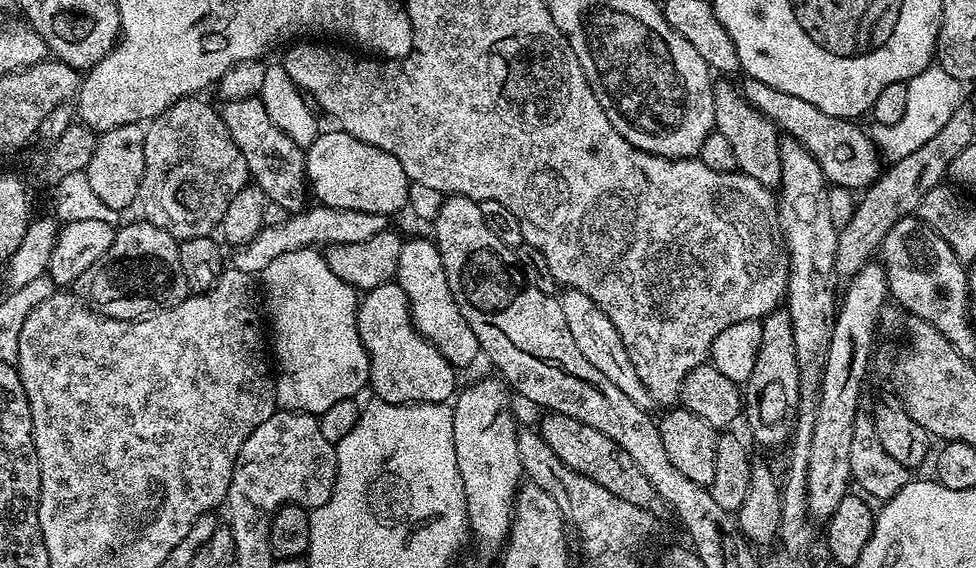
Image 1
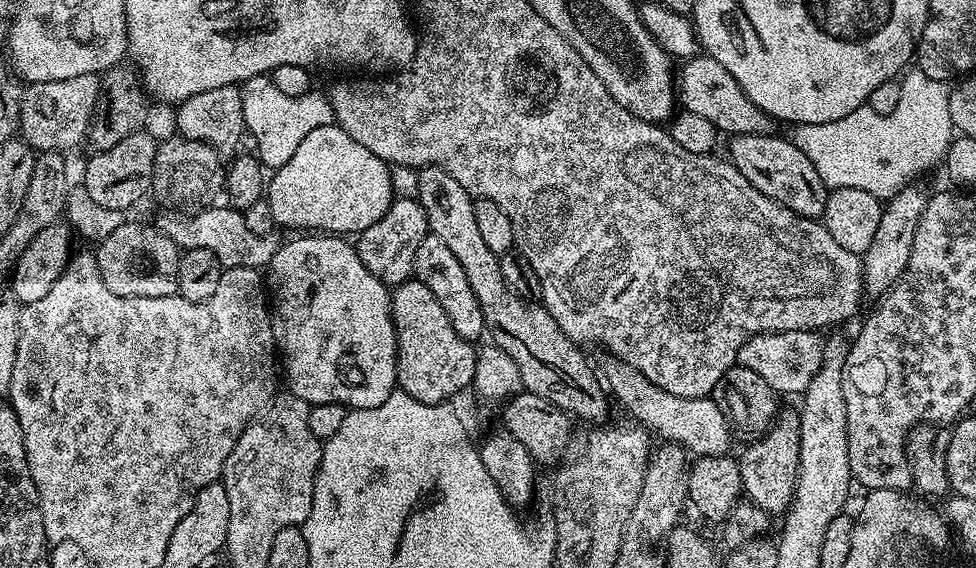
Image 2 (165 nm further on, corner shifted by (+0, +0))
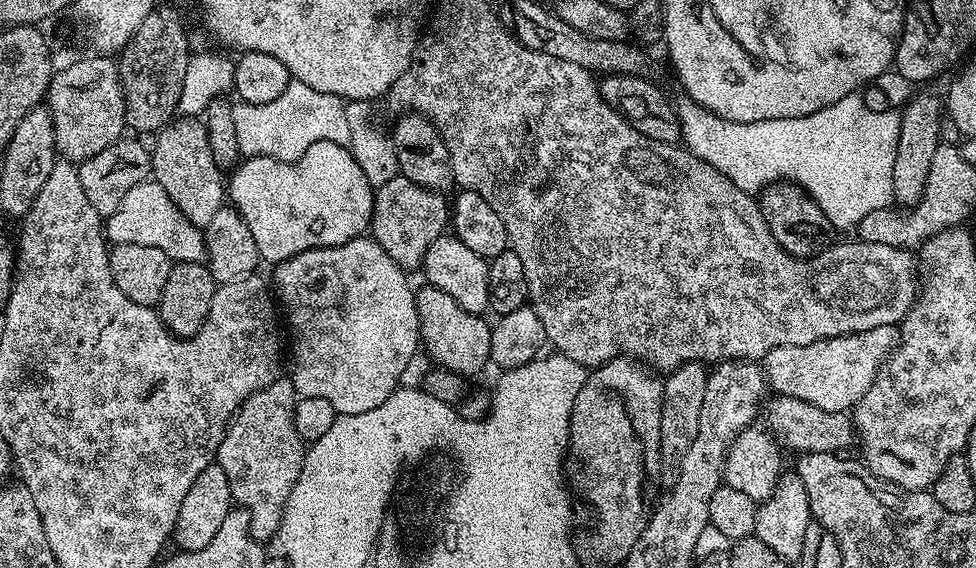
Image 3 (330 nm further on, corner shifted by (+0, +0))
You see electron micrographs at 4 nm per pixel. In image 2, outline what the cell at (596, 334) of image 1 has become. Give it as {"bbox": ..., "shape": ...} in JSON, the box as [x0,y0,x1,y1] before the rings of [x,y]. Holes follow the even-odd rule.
{"bbox":[602,358,734,457],"shape":[[[608,358],[604,364],[602,380],[610,393],[629,412],[631,419],[647,428],[649,433],[660,435],[664,442],[682,444],[693,457],[723,456],[729,451],[728,443],[734,437],[730,431],[728,419],[716,405],[715,399],[699,396],[698,398],[678,398],[650,382],[644,374],[624,360]]]}

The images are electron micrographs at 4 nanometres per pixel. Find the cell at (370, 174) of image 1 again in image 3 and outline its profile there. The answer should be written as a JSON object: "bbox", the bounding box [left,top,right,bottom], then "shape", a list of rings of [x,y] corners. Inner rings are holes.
{"bbox":[226,142,374,266],"shape":[[[314,142],[314,146],[294,162],[249,156],[231,169],[226,180],[227,199],[250,228],[261,261],[269,266],[281,264],[306,250],[342,246],[365,235],[372,223],[373,195],[374,190],[370,182],[366,182],[366,174],[362,174],[362,166],[354,162],[345,145],[334,142]]]}

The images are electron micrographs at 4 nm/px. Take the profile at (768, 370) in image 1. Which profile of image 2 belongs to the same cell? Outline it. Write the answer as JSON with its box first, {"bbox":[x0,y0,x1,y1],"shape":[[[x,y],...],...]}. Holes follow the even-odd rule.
{"bbox":[738,407,802,514],"shape":[[[795,407],[777,415],[766,435],[751,441],[748,448],[738,456],[740,486],[743,495],[757,504],[763,512],[783,514],[788,511],[794,498],[798,478],[798,450],[802,446],[800,437],[800,414]]]}

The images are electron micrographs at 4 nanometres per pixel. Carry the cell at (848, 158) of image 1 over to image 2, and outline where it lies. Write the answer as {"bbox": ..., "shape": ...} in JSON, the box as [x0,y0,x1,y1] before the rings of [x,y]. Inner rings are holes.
{"bbox":[674,54,777,137],"shape":[[[697,54],[692,59],[683,61],[679,65],[674,83],[679,107],[683,111],[698,114],[709,122],[714,122],[717,133],[728,132],[729,137],[742,134],[767,136],[777,131],[777,121],[767,116],[758,106],[754,106],[754,102],[750,102],[750,98],[734,76],[710,55]]]}

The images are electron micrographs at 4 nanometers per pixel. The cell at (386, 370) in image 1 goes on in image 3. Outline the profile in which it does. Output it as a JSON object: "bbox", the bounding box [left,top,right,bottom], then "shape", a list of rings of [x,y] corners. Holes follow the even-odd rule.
{"bbox":[415,287,492,378],"shape":[[[423,287],[415,289],[418,340],[424,343],[431,363],[465,378],[472,378],[475,372],[489,367],[492,358],[492,328],[487,324],[487,319],[462,310],[462,306],[458,306],[458,302],[454,302],[446,290]]]}

